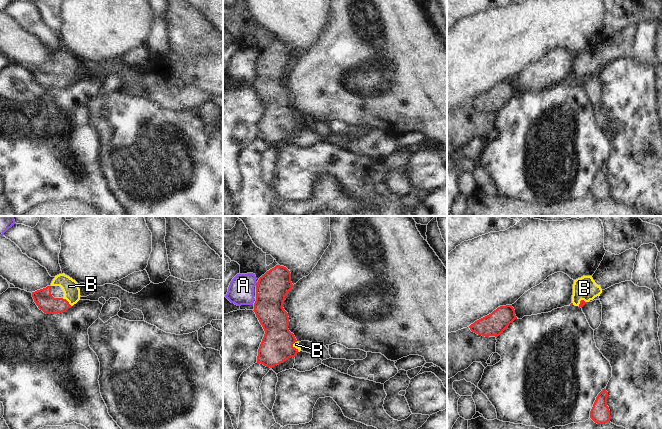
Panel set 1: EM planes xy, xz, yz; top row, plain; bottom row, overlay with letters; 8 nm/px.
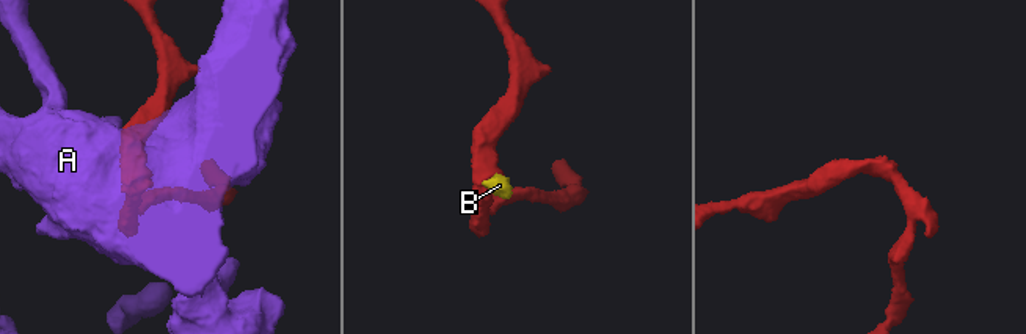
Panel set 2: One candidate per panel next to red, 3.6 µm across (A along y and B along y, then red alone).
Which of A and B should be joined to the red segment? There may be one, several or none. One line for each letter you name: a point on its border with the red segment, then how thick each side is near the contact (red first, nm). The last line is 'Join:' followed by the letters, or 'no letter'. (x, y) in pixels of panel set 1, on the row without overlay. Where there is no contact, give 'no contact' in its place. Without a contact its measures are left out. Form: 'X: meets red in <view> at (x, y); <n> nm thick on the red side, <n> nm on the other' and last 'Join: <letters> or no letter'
B: meets red in xy at (67, 77); 150 nm thick on the red side, 130 nm on the other
Join: B

